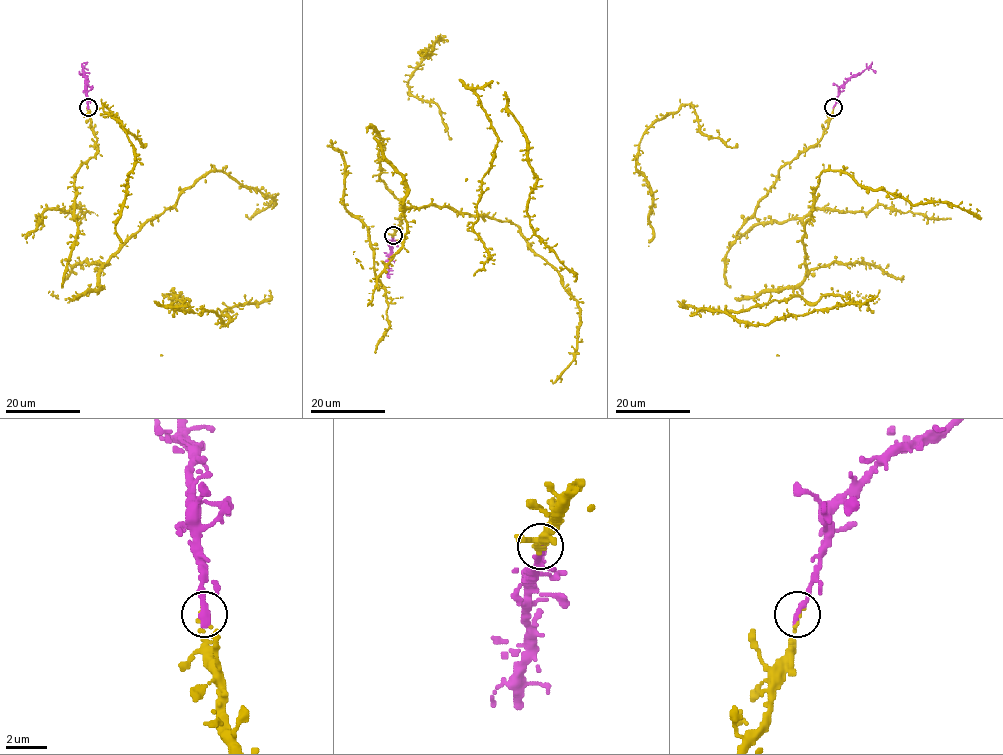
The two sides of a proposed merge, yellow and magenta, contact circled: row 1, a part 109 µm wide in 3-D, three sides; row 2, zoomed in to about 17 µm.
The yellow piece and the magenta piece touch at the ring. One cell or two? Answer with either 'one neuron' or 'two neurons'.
one neuron

